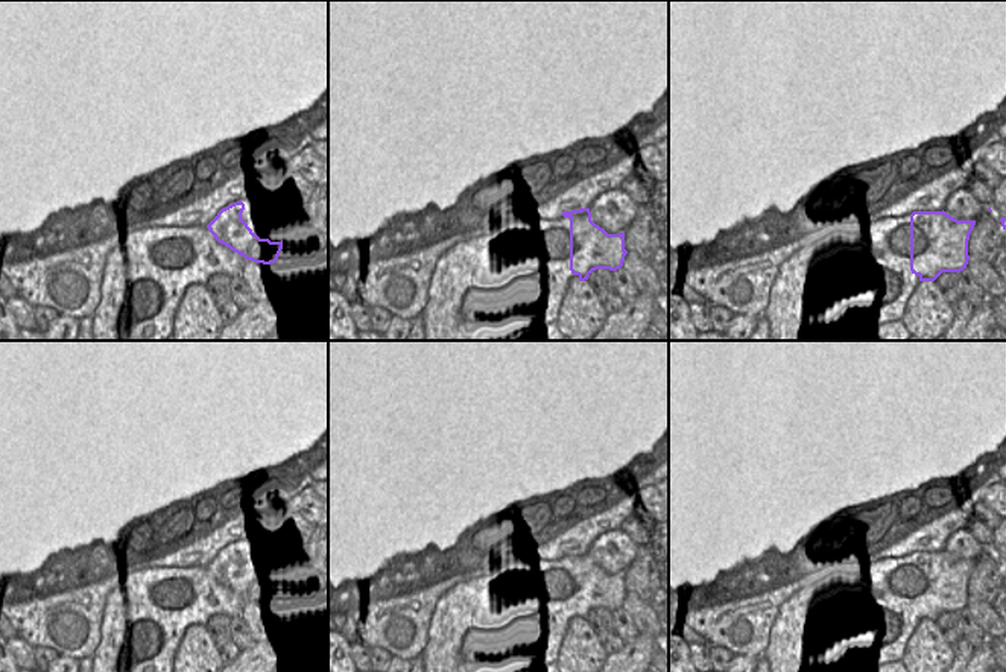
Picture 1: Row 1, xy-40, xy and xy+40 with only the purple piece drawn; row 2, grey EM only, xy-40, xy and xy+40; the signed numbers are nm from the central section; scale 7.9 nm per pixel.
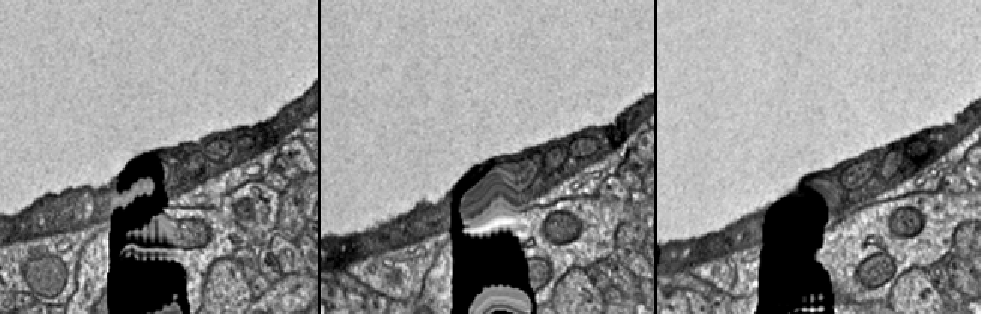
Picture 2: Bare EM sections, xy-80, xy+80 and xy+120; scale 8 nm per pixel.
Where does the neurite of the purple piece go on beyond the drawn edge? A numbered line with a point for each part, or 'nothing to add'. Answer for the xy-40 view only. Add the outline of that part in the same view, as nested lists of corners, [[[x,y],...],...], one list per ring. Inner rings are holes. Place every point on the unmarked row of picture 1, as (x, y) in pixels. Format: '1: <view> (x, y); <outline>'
1: xy-40 (128, 627); [[[207,567],[160,570],[150,581],[143,572],[122,575],[125,581],[105,601],[100,617],[100,639],[78,672],[149,672],[149,657],[157,654],[157,617],[173,616],[173,649],[178,649],[185,629],[207,625],[211,616],[240,619],[246,599],[219,584]]]

